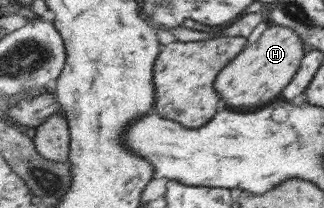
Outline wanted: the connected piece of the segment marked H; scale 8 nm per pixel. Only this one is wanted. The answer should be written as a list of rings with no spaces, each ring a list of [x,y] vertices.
[[[272,24],[255,42],[246,43],[239,54],[217,74],[215,92],[227,106],[233,108],[265,106],[265,102],[280,98],[279,92],[291,82],[306,51],[306,46],[295,31]]]

